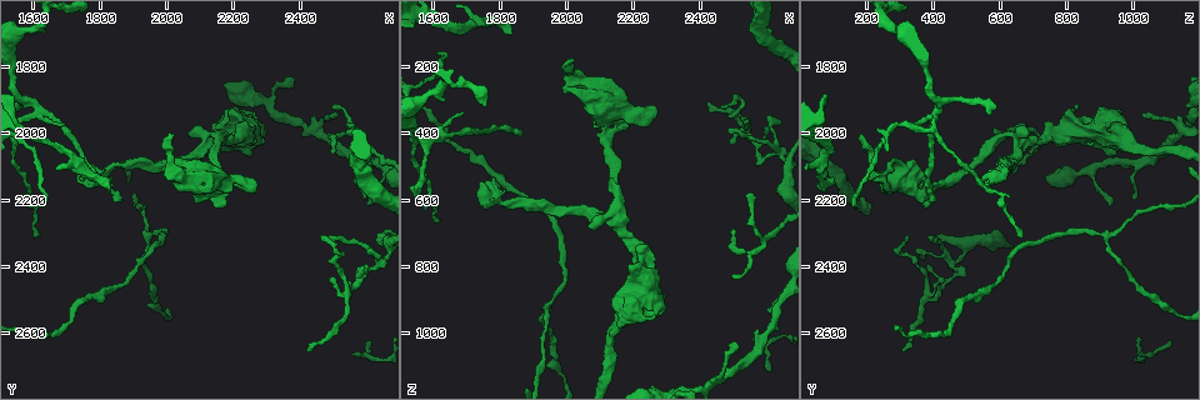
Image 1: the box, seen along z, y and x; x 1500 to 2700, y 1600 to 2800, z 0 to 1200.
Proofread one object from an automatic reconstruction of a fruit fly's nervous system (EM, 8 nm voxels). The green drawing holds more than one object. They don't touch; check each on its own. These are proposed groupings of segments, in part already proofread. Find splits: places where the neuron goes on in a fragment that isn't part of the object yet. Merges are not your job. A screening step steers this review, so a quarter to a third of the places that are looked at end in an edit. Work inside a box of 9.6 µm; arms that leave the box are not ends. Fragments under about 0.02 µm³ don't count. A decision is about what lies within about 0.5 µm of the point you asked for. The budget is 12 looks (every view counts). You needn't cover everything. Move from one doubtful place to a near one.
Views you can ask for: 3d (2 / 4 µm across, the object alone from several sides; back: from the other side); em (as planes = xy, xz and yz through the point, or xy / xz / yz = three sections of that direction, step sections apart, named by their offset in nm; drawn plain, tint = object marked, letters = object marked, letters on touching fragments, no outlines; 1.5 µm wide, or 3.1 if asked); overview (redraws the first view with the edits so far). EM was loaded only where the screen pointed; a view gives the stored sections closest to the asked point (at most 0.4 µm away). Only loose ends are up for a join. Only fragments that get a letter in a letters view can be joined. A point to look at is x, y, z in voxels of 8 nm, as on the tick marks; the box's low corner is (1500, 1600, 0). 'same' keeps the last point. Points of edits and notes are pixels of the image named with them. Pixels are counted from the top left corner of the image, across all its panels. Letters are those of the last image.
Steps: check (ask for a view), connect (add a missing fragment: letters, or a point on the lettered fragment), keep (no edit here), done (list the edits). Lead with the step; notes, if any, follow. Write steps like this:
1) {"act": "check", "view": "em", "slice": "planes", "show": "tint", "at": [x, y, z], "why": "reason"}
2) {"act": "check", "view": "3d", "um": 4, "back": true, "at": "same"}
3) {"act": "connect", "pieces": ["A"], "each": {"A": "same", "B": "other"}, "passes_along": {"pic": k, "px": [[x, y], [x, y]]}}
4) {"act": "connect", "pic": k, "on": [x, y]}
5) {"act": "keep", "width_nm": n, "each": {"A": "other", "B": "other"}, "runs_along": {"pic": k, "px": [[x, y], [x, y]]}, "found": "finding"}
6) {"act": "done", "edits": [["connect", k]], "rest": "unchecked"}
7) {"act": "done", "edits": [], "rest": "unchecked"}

{"act": "check", "view": "em", "slice": "xy", "step": 4, "show": "tint", "at": [1830, 2150, 110], "why": "an open end"}

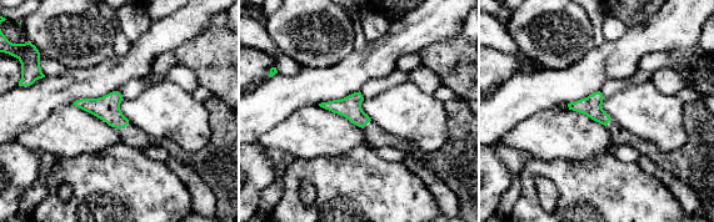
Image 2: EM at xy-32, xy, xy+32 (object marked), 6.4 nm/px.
{"act": "check", "view": "em", "slice": "planes", "show": "letters", "at": "same", "why": "another direction"}

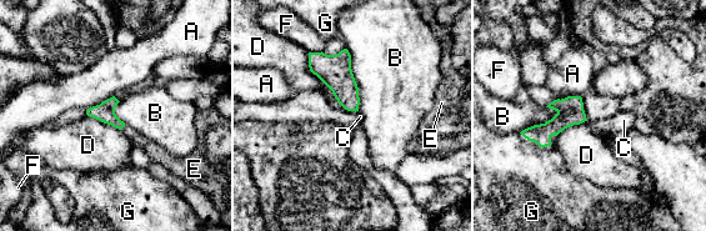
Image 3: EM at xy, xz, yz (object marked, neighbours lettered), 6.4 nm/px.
{"act": "connect", "pieces": ["E"], "width_nm": 120, "each": {"A": "other", "B": "other", "C": "other", "D": "other", "E": "same", "F": "other", "G": "other"}, "passes_along": {"pic": 3, "px": [[105, 111], [123, 126], [153, 150]]}, "found": "it goes on there"}

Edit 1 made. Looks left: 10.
{"act": "check", "view": "overview"}

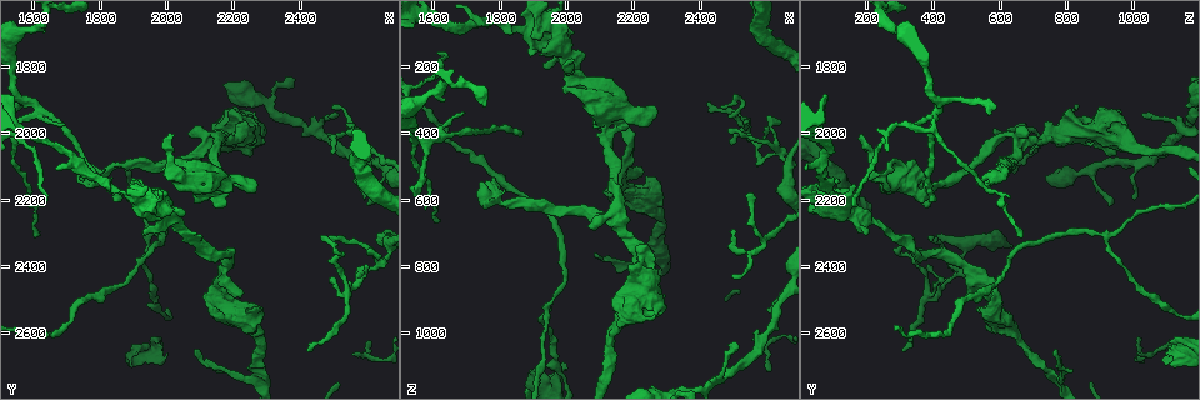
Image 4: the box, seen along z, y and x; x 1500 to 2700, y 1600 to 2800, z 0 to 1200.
{"act": "check", "view": "em", "slice": "planes", "show": "tint", "at": [2040, 2080, 270], "why": "branch stops here"}

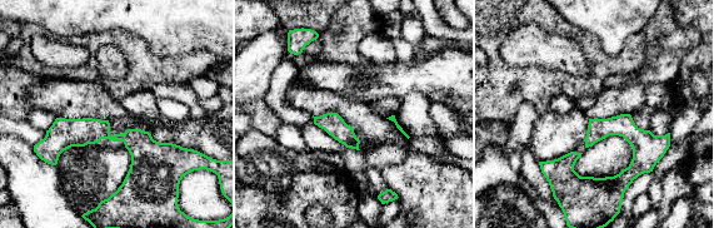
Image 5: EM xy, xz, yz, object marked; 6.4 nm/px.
{"act": "check", "view": "em", "slice": "planes", "show": "letters", "at": "same", "why": "see the neighbours"}

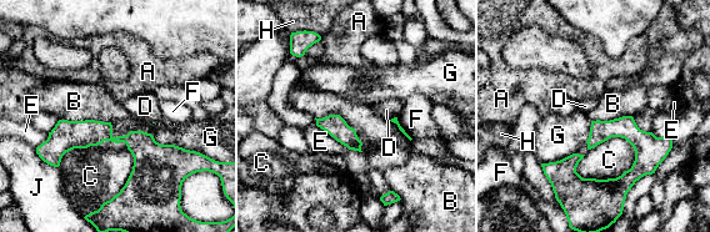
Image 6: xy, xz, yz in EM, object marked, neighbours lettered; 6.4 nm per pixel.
{"act": "keep", "each": {"A": "other", "B": "other", "C": "other", "D": "other", "E": "other", "F": "other", "G": "other", "H": "other", "J": "other"}, "border": {"pic": 6, "px": [[315, 116], [339, 115], [363, 151]]}, "found": "none of them fits"}

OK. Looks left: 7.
{"act": "check", "view": "3d", "um": 4, "at": [1750, 2150, 560]}

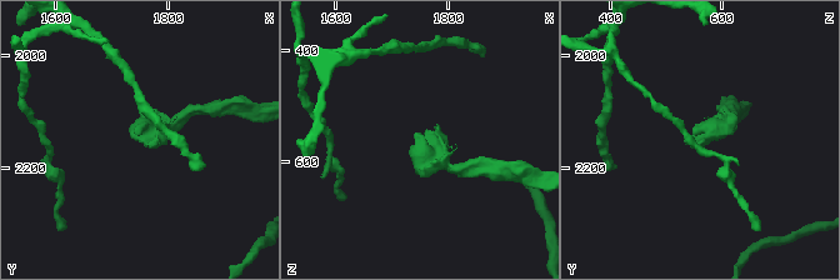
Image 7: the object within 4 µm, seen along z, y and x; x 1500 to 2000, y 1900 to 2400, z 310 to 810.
{"act": "check", "view": "em", "slice": "planes", "show": "letters", "at": [1755, 2145, 550], "why": "need the tissue"}

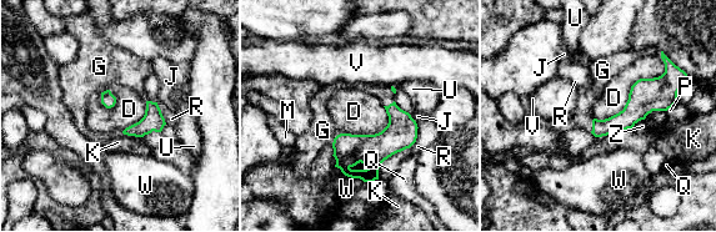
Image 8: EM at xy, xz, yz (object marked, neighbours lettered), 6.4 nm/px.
{"act": "connect", "pieces": ["G"], "each": {"D": "other", "G": "same", "J": "other", "K": "other", "M": "other", "P": "other", "Q": "other", "R": "other", "U": "other", "V": "other", "W": "other", "Z": "other"}, "passes_along": {"pic": 8, "px": [[626, 119], [592, 125], [582, 116]]}, "found": "the neuron continues"}

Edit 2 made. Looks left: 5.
{"act": "check", "view": "overview", "why": "redraw"}

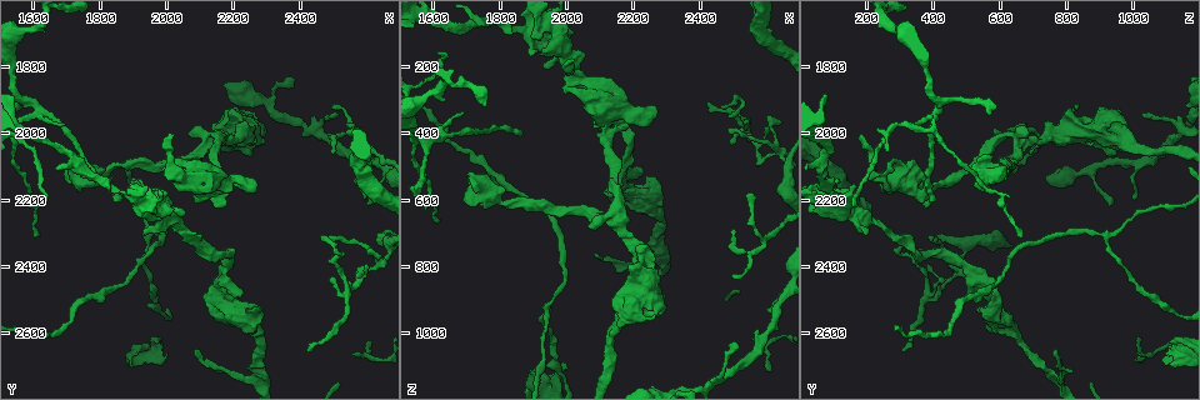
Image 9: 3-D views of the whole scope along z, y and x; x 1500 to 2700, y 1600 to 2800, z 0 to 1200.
{"act": "check", "view": "em", "slice": "planes", "show": "plain", "at": [1690, 1980, 340], "why": "tapers out"}

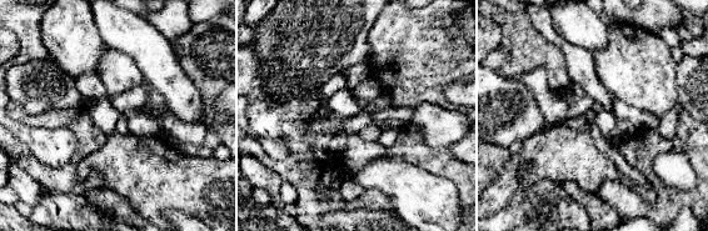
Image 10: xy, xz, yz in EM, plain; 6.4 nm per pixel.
{"act": "check", "view": "em", "slice": "planes", "show": "tint", "at": "same", "why": "with the object marked"}

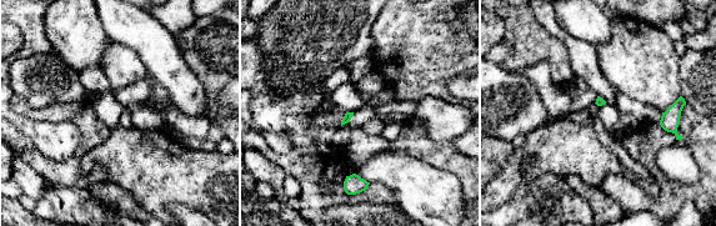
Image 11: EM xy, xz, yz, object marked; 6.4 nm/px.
{"act": "check", "view": "em", "slice": "planes", "show": "letters", "at": "same", "why": "what lies round it"}

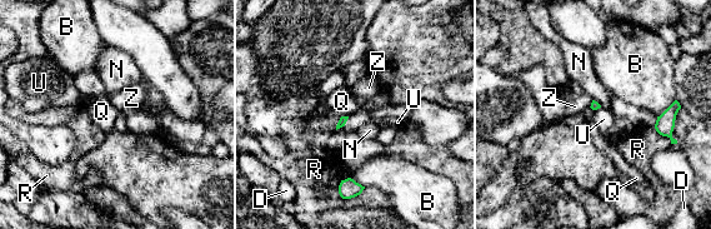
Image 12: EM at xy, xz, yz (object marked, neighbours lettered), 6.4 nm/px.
{"act": "keep", "longest_contact_nm": ["R", 240], "each": {"B": "other", "D": "other", "N": "other", "Q": "other", "R": "other", "U": "other", "Z": "other"}, "found": "none of them fits"}

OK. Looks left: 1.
{"act": "done", "edits": [["connect", 3], ["connect", 8]], "rest": "unchecked"}

